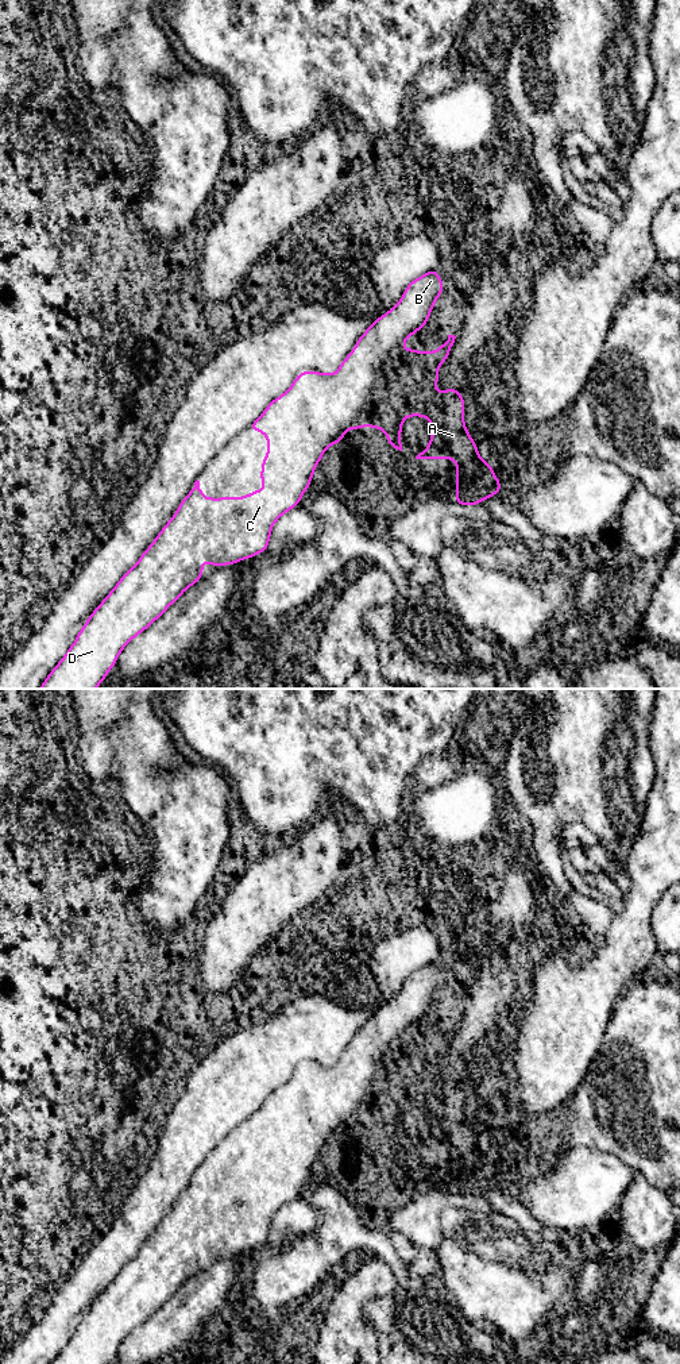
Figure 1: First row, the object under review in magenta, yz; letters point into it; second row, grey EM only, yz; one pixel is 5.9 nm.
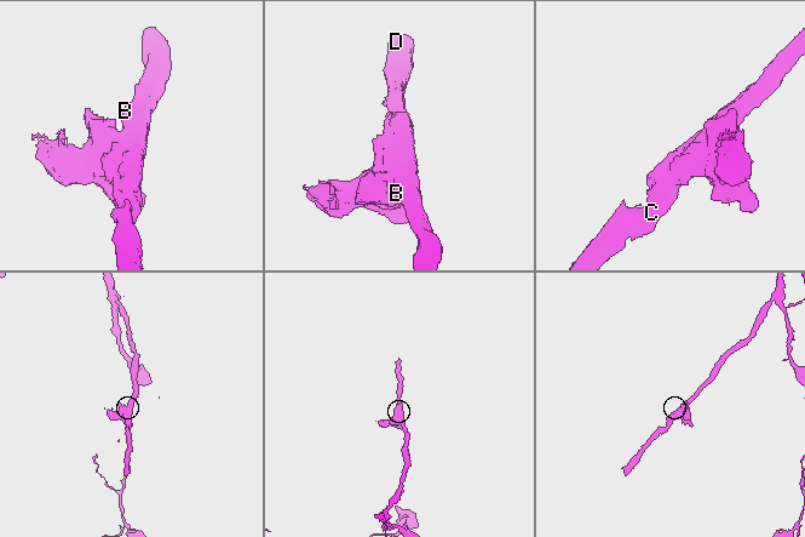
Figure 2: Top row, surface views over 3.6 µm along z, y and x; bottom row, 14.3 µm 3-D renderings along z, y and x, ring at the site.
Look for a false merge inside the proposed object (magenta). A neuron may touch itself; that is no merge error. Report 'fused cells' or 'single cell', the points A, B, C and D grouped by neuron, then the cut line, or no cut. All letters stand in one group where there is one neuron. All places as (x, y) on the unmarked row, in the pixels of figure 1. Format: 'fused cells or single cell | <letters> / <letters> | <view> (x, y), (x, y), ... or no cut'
single cell | A B C D | no cut

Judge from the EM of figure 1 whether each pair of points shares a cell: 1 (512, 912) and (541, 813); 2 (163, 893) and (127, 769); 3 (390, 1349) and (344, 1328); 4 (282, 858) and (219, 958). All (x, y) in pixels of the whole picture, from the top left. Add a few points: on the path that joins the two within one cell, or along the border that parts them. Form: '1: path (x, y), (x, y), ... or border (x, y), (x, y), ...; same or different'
1: border (529, 862), (536, 870); different
2: path (165, 862), (165, 806), (158, 800); same
3: border (363, 1316), (377, 1339), (379, 1349); different
4: path (282, 882), (261, 904), (243, 933); same

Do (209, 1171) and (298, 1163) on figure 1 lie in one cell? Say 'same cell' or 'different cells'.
same cell

